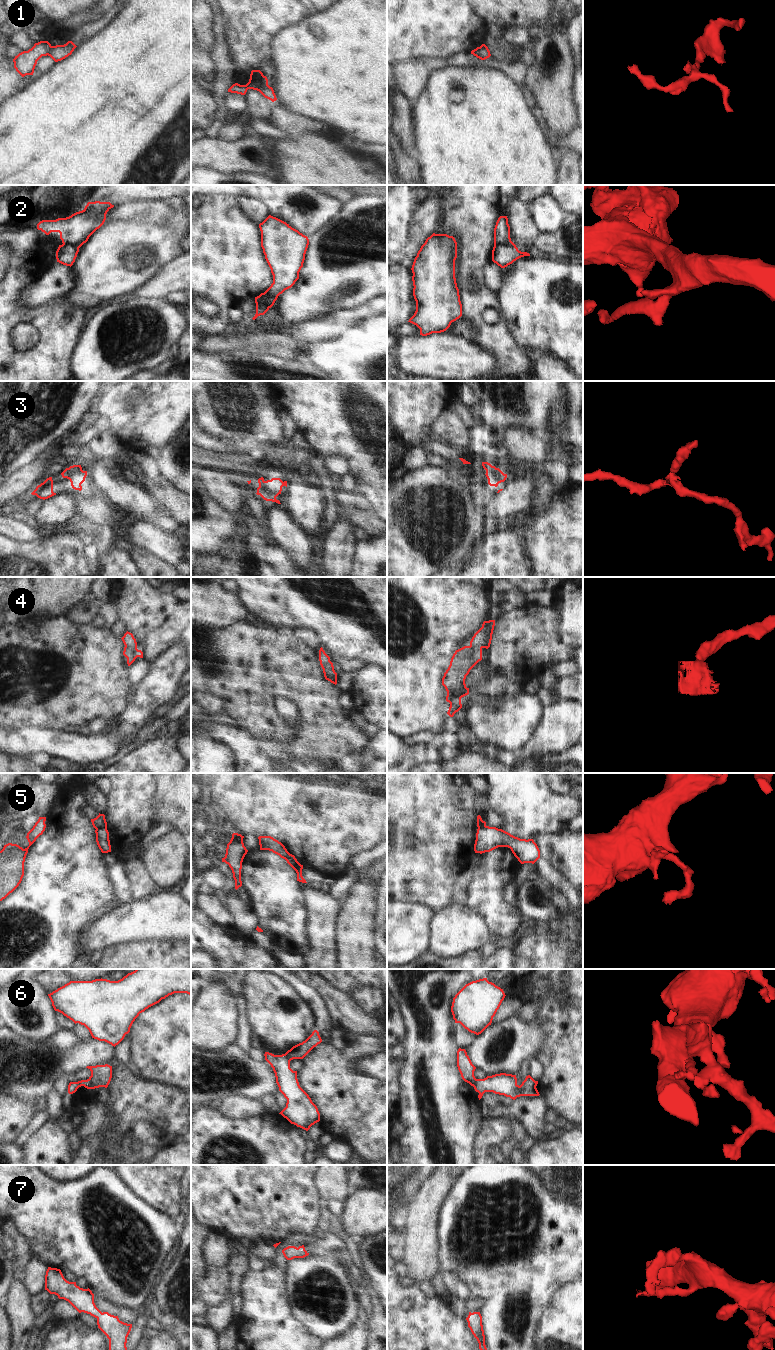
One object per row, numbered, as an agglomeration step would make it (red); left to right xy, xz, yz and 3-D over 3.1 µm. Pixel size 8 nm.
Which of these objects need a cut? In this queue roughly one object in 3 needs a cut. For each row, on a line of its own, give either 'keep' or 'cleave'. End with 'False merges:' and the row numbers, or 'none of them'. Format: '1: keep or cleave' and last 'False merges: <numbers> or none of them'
1: cleave
2: cleave
3: keep
4: keep
5: cleave
6: cleave
7: keep
False merges: 1, 2, 5, 6

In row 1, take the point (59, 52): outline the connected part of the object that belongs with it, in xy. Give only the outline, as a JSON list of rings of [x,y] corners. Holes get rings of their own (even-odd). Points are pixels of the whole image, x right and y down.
[[[68,41],[64,45],[52,46],[48,56],[50,56],[55,62],[58,62],[71,55],[76,47],[77,46],[72,41]]]

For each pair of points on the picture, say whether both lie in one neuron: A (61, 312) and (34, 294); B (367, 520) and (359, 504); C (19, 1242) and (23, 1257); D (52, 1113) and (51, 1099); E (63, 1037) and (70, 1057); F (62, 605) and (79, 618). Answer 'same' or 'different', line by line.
A: different
B: different
C: same
D: same
E: same
F: different

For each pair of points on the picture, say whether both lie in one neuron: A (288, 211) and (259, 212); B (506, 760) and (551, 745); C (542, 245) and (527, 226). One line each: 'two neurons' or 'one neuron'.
A: two neurons
B: one neuron
C: two neurons

